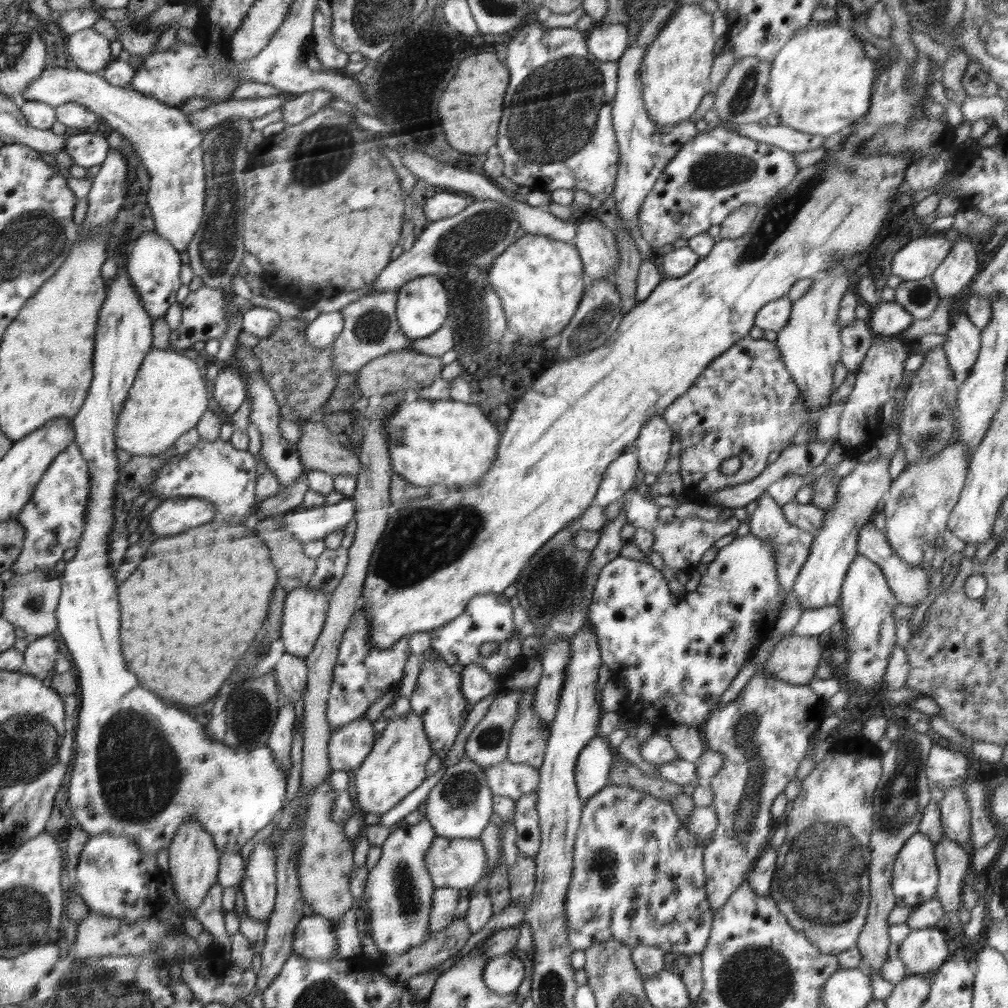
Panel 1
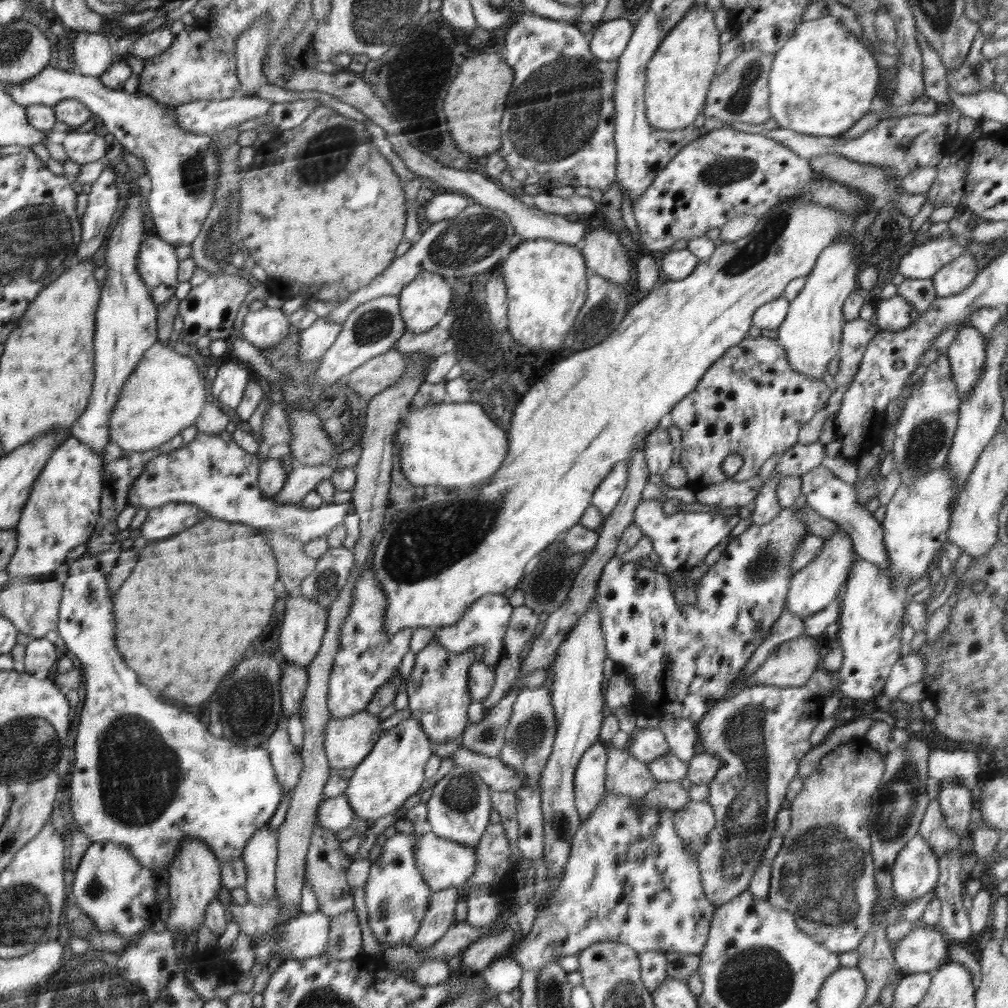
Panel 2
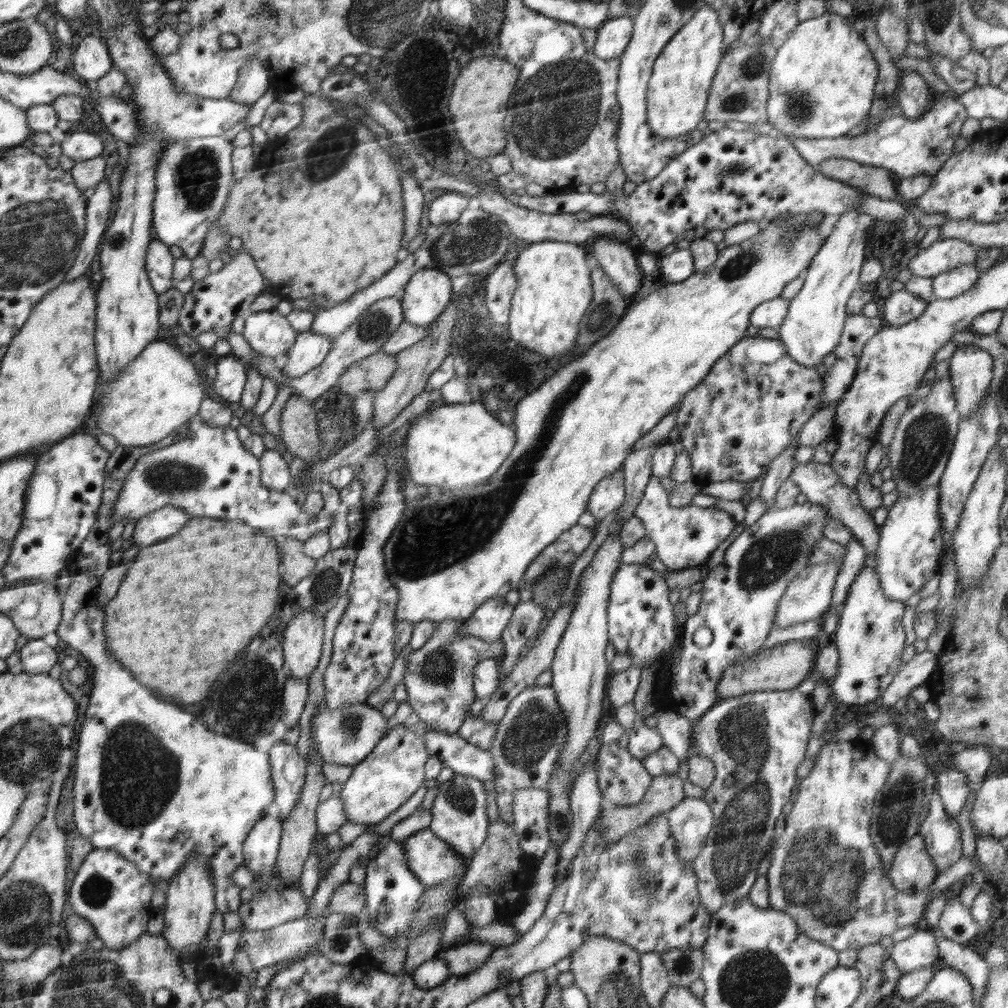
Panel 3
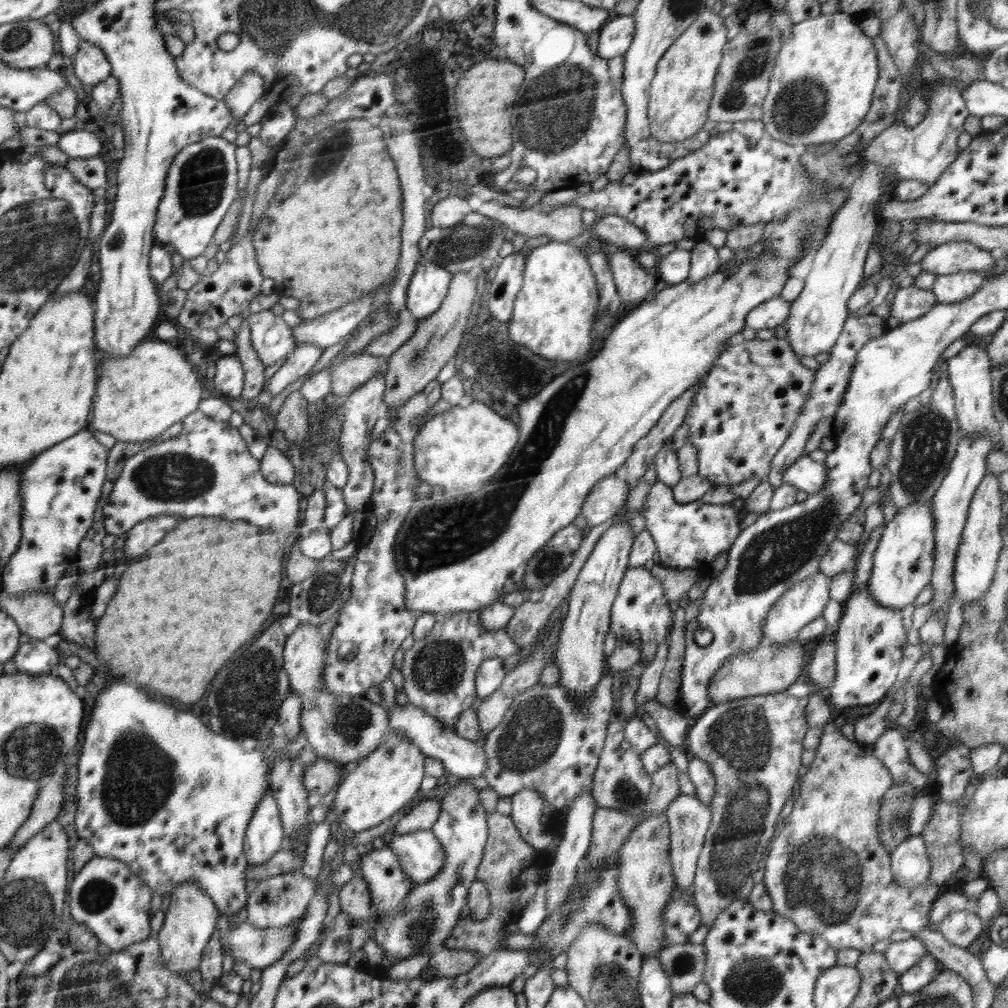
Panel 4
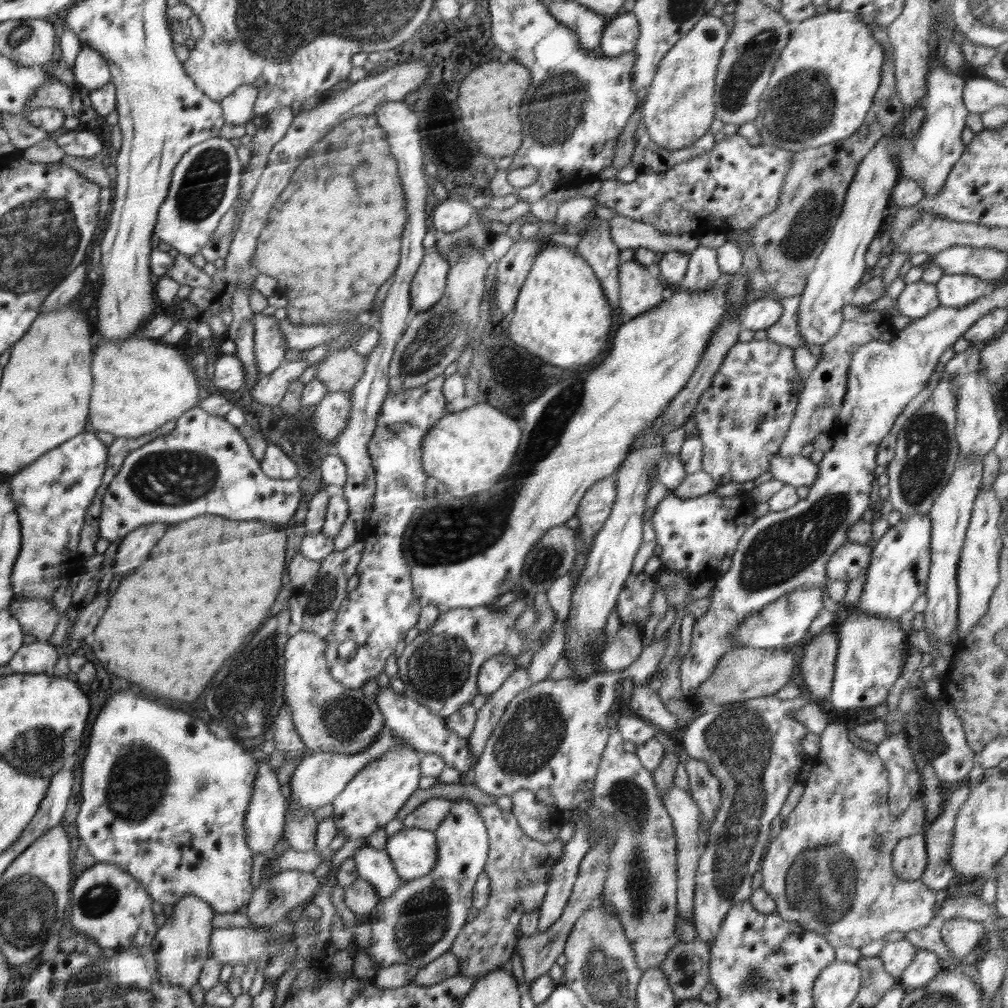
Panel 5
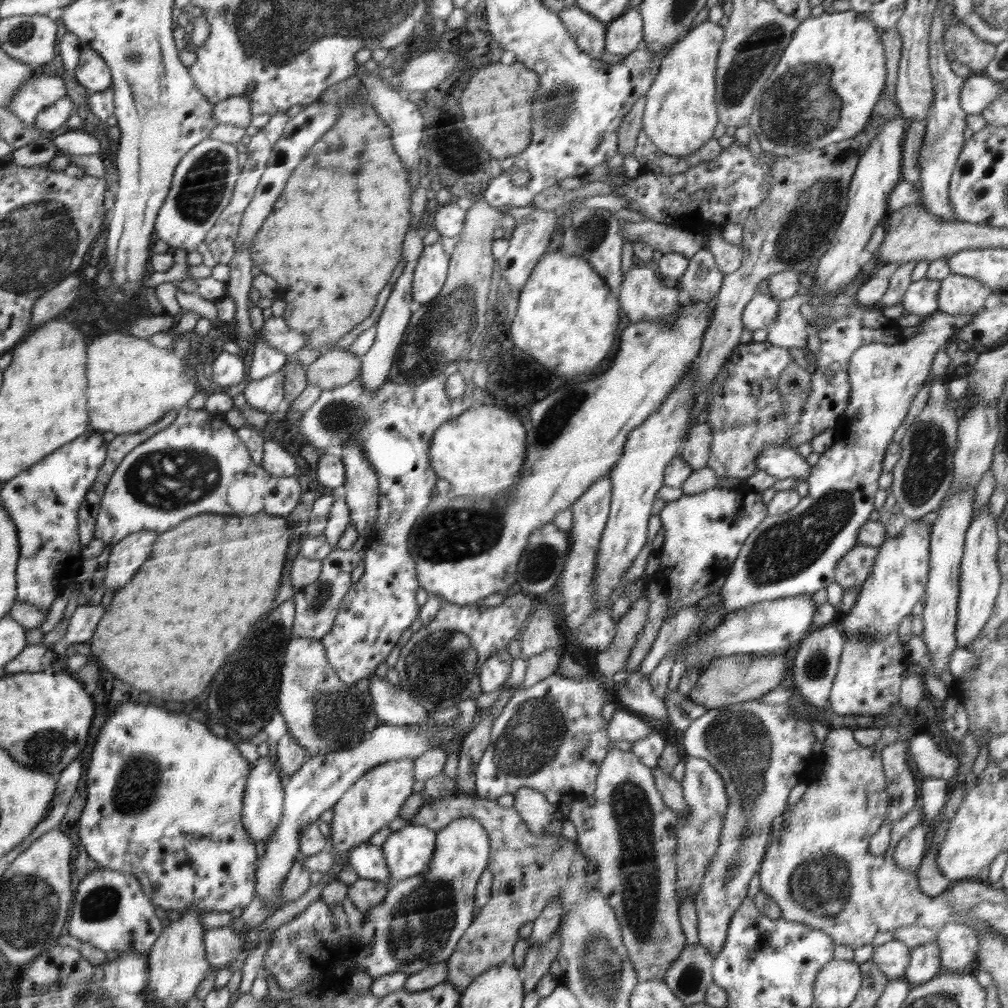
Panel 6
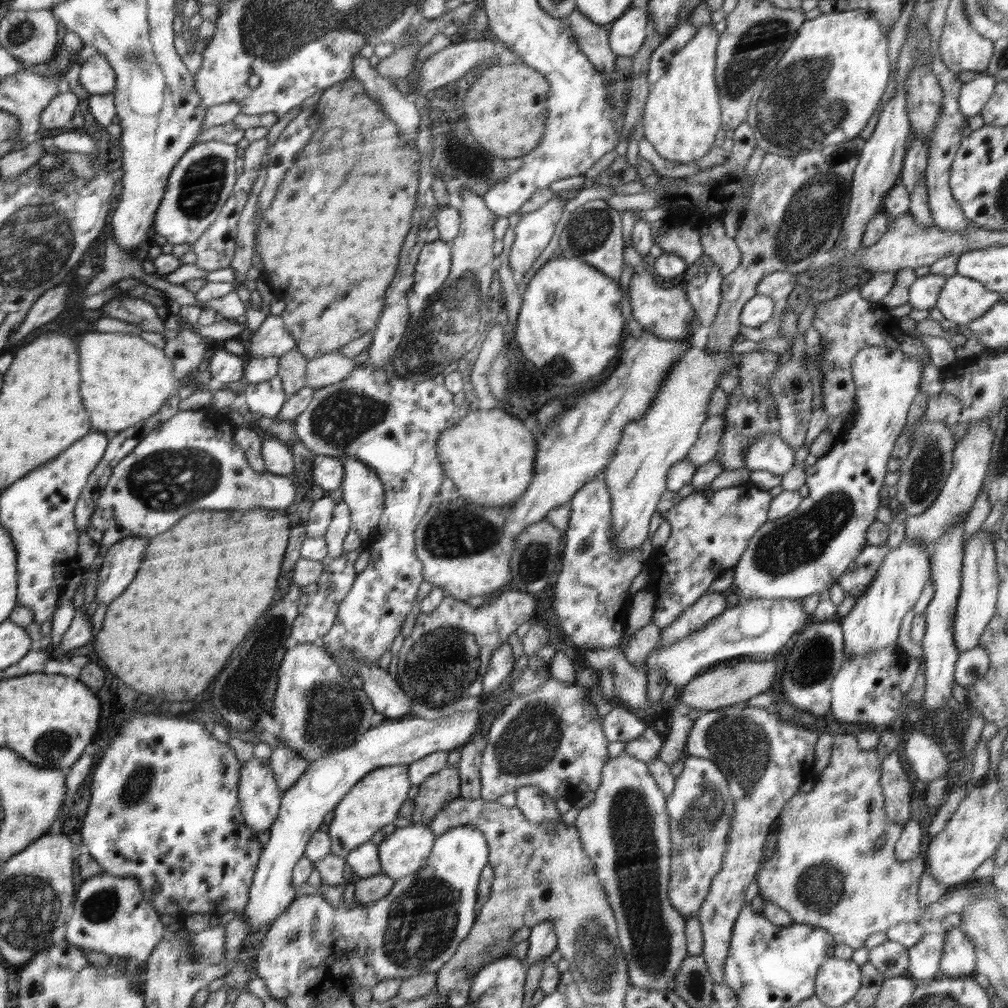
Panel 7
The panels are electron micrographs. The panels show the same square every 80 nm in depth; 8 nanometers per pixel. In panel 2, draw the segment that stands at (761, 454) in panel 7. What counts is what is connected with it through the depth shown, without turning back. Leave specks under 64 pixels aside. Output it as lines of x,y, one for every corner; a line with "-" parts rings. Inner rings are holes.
822,465
798,478
800,478
801,495
806,498
807,506
820,516
840,525
852,539
855,554
862,560
875,564
882,573
888,575
889,558
885,551
883,528
872,513
856,503
854,486
842,482

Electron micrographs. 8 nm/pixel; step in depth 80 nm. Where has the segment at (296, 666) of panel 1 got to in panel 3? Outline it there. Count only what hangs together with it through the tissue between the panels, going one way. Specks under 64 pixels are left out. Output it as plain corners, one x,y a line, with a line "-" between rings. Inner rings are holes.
290,676
285,680
279,720
284,722
288,729
298,723
307,698
308,679
297,679

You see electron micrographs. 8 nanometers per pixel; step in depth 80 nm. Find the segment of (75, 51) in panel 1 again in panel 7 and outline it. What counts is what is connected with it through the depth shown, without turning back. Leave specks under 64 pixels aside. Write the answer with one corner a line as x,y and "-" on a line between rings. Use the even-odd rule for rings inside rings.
90,50
79,65
80,84
91,96
113,94
116,90
116,75
106,58

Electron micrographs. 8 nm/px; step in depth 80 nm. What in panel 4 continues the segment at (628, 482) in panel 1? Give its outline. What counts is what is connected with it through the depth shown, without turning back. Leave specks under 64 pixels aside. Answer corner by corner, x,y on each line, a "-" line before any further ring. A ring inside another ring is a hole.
611,475
600,480
588,493
580,516
586,518
587,530
604,523
618,513
629,495
628,485
622,478

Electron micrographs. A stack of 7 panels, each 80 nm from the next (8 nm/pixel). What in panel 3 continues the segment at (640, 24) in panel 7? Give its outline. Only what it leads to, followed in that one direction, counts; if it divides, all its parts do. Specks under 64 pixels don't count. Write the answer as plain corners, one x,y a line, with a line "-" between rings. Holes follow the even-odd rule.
626,15
607,22
598,30
594,44
594,59
610,60
619,57
633,36
633,20

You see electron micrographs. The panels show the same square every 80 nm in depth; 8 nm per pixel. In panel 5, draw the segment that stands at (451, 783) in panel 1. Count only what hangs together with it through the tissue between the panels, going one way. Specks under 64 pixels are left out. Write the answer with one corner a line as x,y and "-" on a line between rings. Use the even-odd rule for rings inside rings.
464,797
454,801
450,812
433,830
438,852
432,872
404,881
390,898
380,901
374,909
370,918
370,946
364,953
375,963
376,972
402,963
424,968
444,952
450,951
460,930
473,916
473,888
476,879
483,873
489,838
483,816
480,816
474,803

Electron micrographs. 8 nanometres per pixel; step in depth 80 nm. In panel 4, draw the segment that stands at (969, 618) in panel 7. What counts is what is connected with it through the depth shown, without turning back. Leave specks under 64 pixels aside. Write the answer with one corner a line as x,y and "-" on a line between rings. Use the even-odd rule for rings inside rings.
987,473
970,502
968,520
961,532
960,546
955,560
955,595
958,596
960,602
963,602
964,607
968,603
975,603
975,600
990,588
990,584
996,576
997,560
1000,551
1005,547
999,527
1003,500
1004,494
1000,490
998,475

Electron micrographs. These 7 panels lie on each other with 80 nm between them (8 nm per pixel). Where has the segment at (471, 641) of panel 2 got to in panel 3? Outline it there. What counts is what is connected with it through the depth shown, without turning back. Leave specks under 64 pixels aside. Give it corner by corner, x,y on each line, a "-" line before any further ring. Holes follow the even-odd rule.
492,597
479,604
476,610
465,619
461,634
471,634
486,642
501,640
512,613
513,606
503,597

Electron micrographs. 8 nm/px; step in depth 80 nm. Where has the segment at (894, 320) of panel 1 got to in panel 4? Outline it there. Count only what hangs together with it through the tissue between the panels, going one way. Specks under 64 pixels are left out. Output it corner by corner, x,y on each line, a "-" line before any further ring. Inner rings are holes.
912,285
907,288
898,287
891,302
890,316
897,318
901,323
916,320
936,303
935,294
931,290

